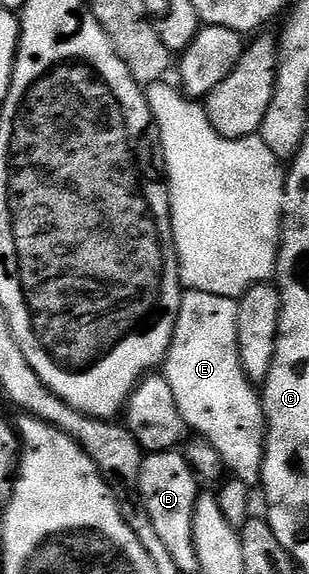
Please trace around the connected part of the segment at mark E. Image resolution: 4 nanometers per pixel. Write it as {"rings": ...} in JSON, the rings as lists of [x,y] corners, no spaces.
{"rings":[[[188,289],[180,299],[180,314],[172,342],[168,348],[166,369],[170,374],[170,391],[174,391],[174,403],[178,403],[178,411],[182,411],[185,426],[195,436],[205,437],[222,455],[225,470],[235,480],[249,487],[259,486],[262,481],[264,465],[264,403],[257,386],[247,380],[242,367],[242,359],[238,351],[238,311],[237,298],[210,295],[206,291]]]}

